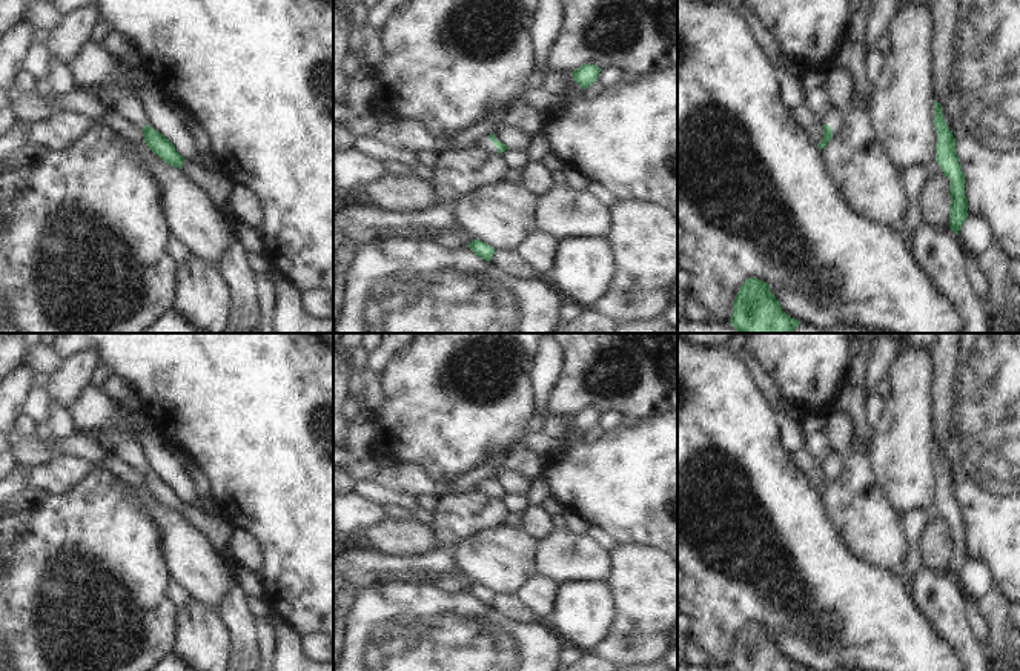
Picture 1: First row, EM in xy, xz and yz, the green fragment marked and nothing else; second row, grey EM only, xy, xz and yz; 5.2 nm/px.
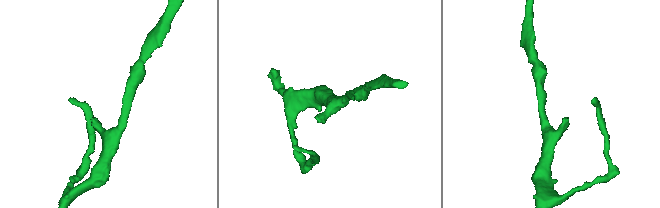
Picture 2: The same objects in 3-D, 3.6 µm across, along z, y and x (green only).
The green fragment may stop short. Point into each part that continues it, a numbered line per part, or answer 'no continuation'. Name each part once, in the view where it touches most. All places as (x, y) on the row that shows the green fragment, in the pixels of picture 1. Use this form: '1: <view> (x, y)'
1: xz (484, 143)

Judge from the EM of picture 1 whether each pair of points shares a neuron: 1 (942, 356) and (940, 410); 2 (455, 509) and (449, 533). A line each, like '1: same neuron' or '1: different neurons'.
1: same neuron
2: same neuron

